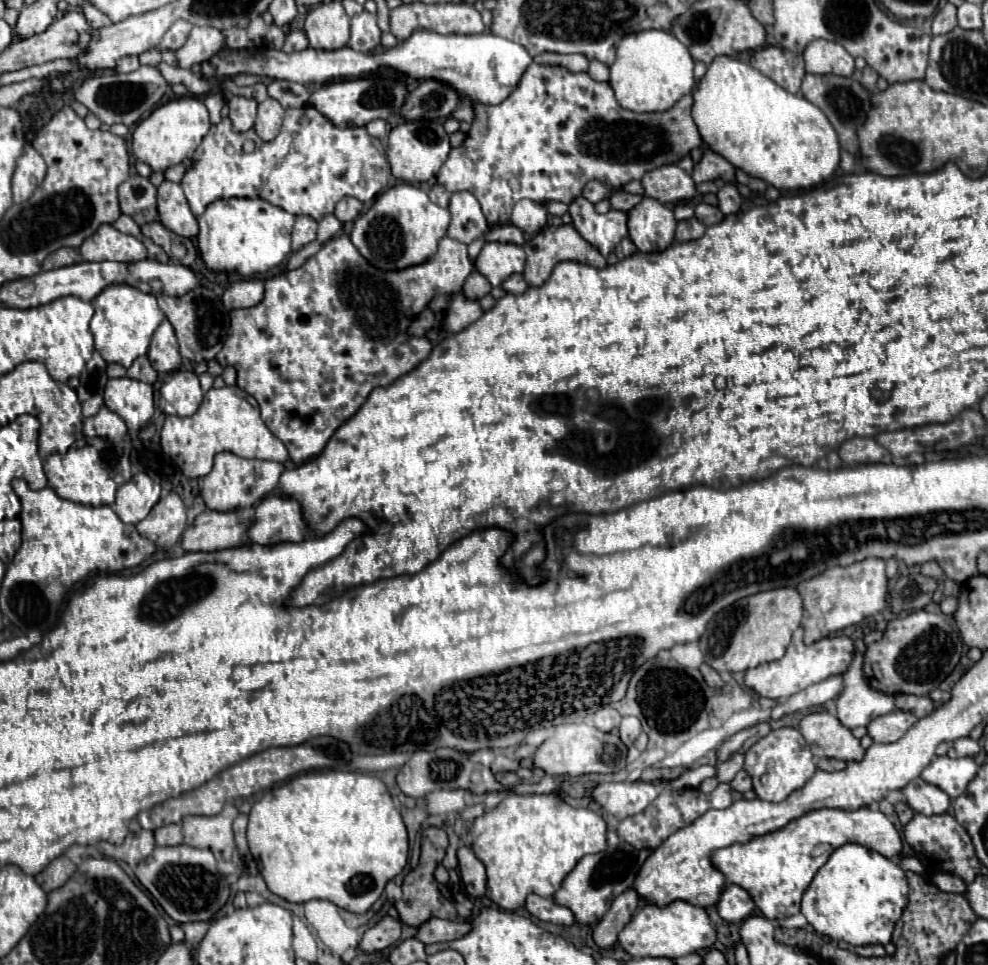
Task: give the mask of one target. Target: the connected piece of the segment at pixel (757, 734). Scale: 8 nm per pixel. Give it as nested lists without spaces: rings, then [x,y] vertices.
[[[757,723],[757,725],[753,725],[753,727],[747,727],[747,729],[743,729],[743,731],[735,733],[729,741],[725,741],[725,743],[719,747],[719,751],[717,751],[719,763],[727,761],[727,759],[729,759],[731,755],[735,755],[735,753],[745,753],[745,751],[749,751],[749,747],[751,747],[753,743],[757,743],[761,737],[765,737],[767,733],[769,733],[769,723]]]

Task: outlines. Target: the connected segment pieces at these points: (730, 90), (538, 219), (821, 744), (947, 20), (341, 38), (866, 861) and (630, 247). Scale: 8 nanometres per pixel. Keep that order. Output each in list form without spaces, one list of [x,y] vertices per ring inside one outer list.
[[[719,55],[709,65],[693,89],[693,121],[697,123],[703,143],[717,151],[717,155],[729,159],[733,167],[767,181],[780,190],[808,190],[826,179],[839,165],[839,141],[827,115],[803,95],[793,95],[779,87],[775,81],[753,69],[749,63]]]
[[[521,199],[513,207],[511,223],[515,227],[519,227],[523,233],[535,235],[537,231],[541,231],[547,225],[547,209],[541,203],[535,203],[535,201],[529,201],[529,199]]]
[[[831,713],[805,715],[799,723],[799,731],[815,757],[833,757],[847,763],[865,757],[861,741]]]
[[[947,3],[943,9],[939,9],[933,17],[933,35],[945,35],[957,27],[957,7]]]
[[[339,1],[321,3],[305,17],[305,35],[313,49],[341,49],[349,41],[349,17]]]
[[[857,843],[841,845],[831,853],[827,863],[817,871],[811,885],[807,887],[801,903],[801,913],[813,925],[817,933],[829,935],[835,941],[847,941],[849,945],[867,945],[867,943],[889,943],[891,933],[899,917],[903,915],[909,901],[909,883],[905,879],[905,871],[893,861],[883,857],[877,851],[871,851]]]
[[[623,239],[617,247],[615,247],[615,255],[617,255],[617,259],[625,259],[625,257],[629,257],[629,255],[633,255],[637,251],[637,247],[633,245],[633,241],[631,239]]]

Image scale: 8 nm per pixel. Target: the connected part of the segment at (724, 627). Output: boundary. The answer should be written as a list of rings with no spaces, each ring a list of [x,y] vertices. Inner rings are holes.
[[[793,587],[771,589],[739,599],[731,607],[717,613],[707,625],[703,637],[699,639],[705,663],[719,673],[723,671],[735,673],[753,669],[769,661],[777,661],[785,655],[785,649],[791,643],[791,635],[801,623],[801,615],[803,615],[801,597]]]

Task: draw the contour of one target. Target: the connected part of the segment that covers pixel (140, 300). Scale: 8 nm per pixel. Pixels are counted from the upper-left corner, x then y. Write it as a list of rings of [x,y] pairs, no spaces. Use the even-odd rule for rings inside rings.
[[[123,283],[105,287],[91,303],[95,307],[95,315],[91,319],[94,351],[101,353],[107,363],[119,363],[123,367],[129,367],[137,357],[147,353],[151,335],[165,317],[157,307],[155,295]]]

